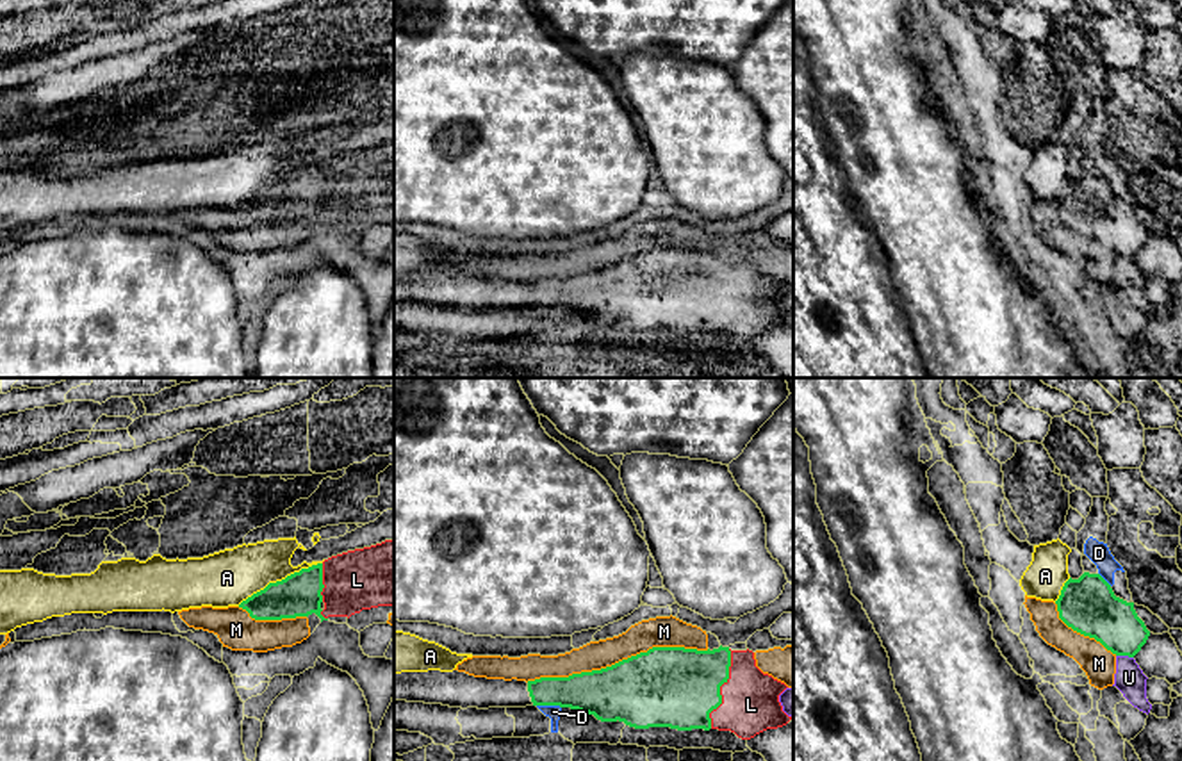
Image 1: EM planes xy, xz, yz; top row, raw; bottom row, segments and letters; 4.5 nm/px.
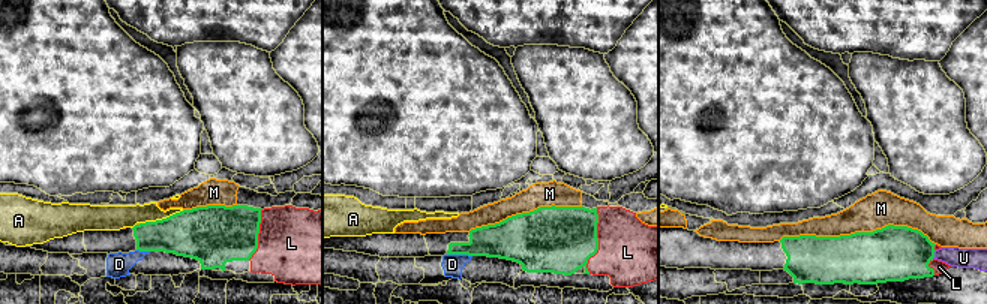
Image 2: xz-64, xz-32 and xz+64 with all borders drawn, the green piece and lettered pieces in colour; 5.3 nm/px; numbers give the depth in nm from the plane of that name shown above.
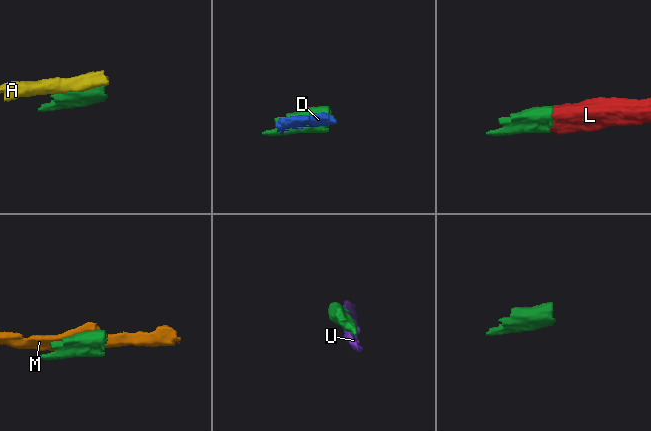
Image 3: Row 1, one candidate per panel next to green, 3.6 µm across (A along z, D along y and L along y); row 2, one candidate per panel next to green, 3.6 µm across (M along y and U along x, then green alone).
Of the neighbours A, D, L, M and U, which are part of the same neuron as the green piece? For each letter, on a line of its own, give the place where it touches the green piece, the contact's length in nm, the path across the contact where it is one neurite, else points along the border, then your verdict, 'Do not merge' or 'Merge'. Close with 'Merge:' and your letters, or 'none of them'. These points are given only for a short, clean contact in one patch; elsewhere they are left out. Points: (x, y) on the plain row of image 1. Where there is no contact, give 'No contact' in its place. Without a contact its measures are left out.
A: Touches green at xy (279, 182). Shared border 440 nm. Do not merge
D: Touches green at xz (549, 305). Shared border 110 nm. Do not merge
L: Touches green at xz (719, 289). Shared border 380 nm. Merge
M: Touches green at xz (619, 262). Shared border 850 nm. Do not merge
U: Touches green at yz (1125, 255). Shared border 80 nm. Do not merge
Merge: L

